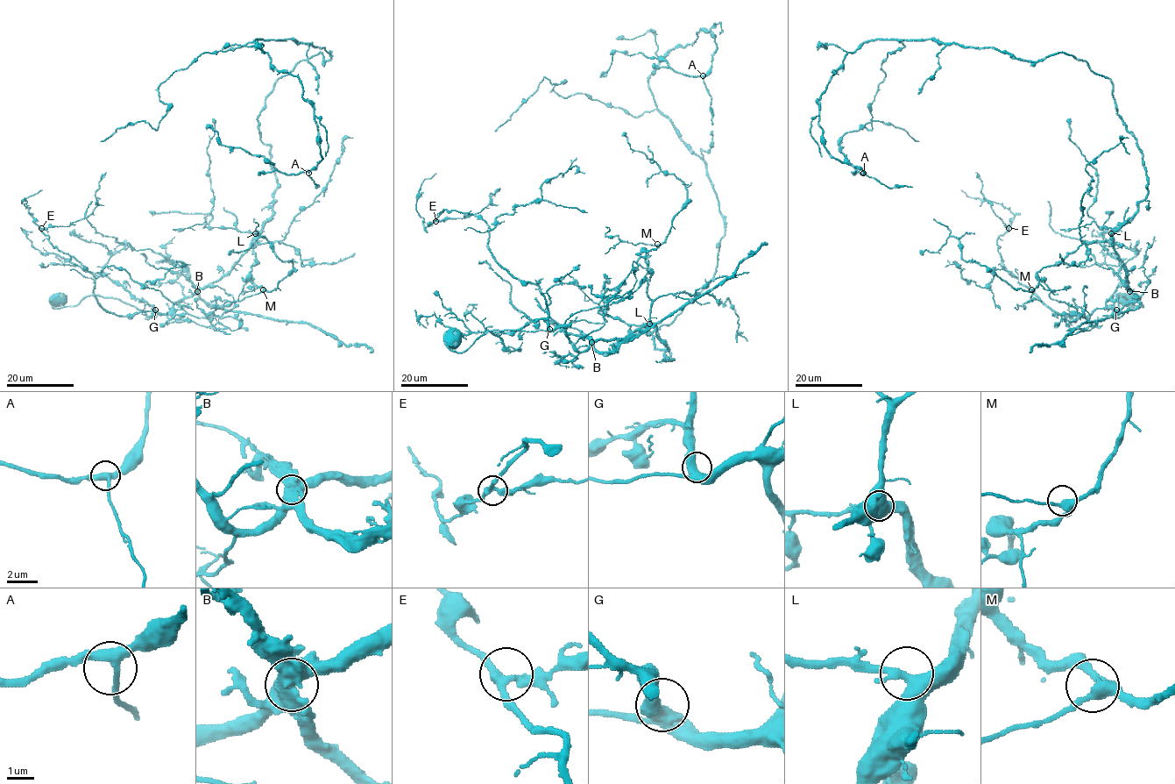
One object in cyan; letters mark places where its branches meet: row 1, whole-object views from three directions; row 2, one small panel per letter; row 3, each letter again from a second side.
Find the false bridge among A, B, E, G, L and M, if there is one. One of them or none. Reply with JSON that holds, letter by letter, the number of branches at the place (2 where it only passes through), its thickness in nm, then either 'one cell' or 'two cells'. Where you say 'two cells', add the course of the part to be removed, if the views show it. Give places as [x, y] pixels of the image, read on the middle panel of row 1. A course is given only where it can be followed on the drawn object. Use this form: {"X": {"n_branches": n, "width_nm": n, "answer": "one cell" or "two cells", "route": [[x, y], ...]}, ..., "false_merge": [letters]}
{"A": {"n_branches": 3, "width_nm": 320, "answer": "one cell"}, "B": {"n_branches": 3, "width_nm": 550, "answer": "two cells", "route": [[591, 342], [598, 351], [613, 351], [622, 343], [639, 337], [723, 283], [764, 242]]}, "E": {"n_branches": 3, "width_nm": 300, "answer": "one cell"}, "G": {"n_branches": 3, "width_nm": 440, "answer": "one cell"}, "L": {"n_branches": 3, "width_nm": 400, "answer": "one cell"}, "M": {"n_branches": 3, "width_nm": 360, "answer": "one cell"}, "false_merge": ["B"]}

